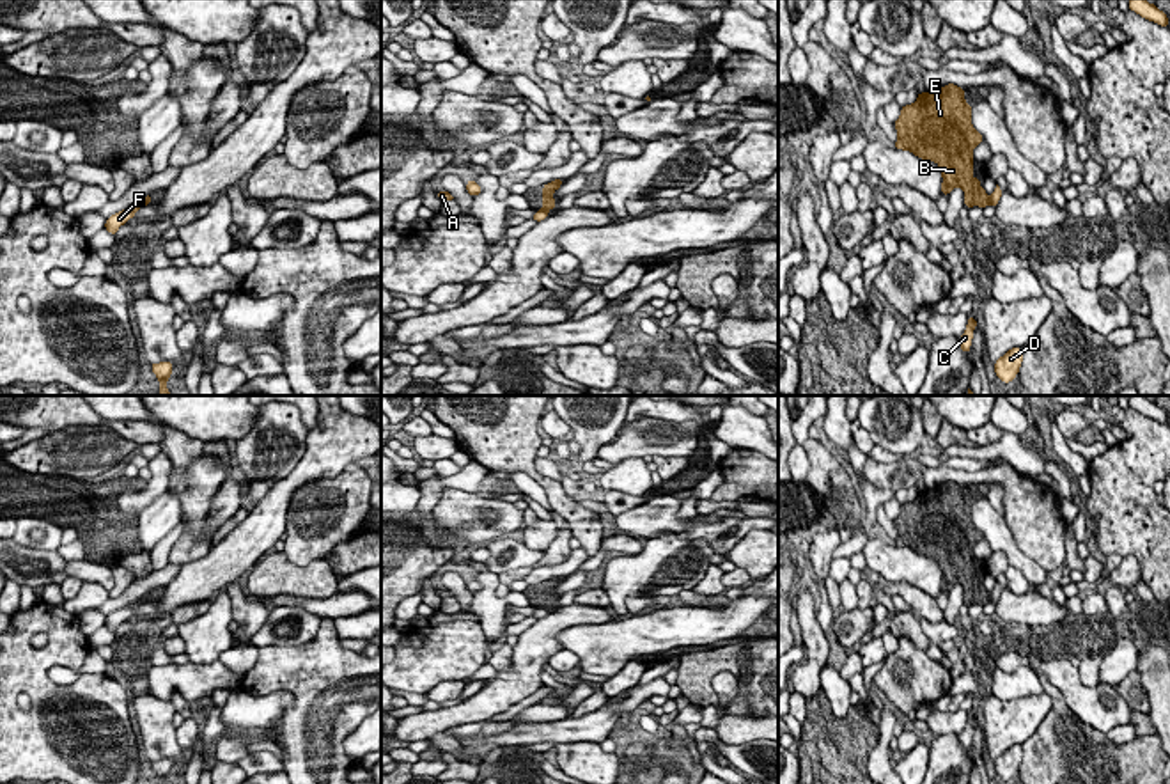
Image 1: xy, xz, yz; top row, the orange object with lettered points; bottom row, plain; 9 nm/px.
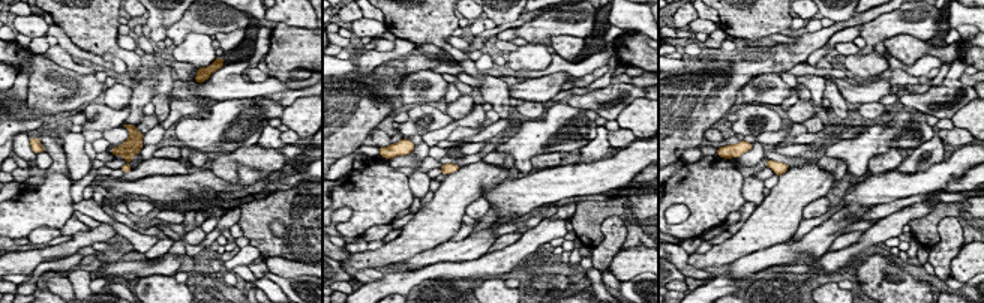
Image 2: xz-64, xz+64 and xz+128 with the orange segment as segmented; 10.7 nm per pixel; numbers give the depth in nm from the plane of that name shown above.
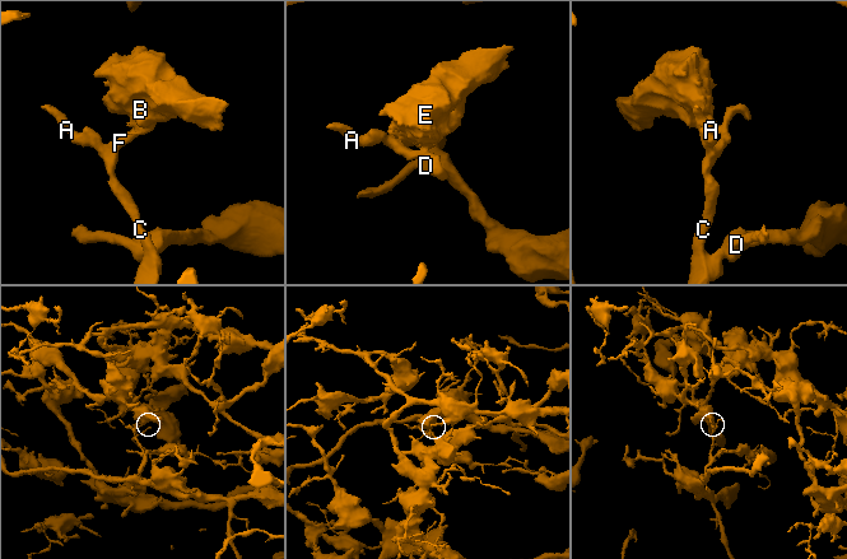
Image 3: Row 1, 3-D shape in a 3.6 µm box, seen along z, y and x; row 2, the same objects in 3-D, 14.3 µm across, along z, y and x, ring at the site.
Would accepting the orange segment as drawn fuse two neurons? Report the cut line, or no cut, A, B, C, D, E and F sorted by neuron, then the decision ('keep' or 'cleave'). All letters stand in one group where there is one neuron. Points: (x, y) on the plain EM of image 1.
cut in yz along (990, 595), (991, 600); A C D F / B E; cleave

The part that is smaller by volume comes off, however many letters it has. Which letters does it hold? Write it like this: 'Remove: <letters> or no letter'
Remove: B, E

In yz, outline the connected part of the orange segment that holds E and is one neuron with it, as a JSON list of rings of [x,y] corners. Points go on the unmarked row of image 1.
[[[948,481],[918,491],[913,502],[901,506],[893,523],[895,546],[911,548],[940,562],[943,592],[959,584],[964,589],[966,605],[984,607],[991,601],[980,578],[971,573],[973,546],[984,536],[971,521],[971,504],[964,497],[964,486]]]

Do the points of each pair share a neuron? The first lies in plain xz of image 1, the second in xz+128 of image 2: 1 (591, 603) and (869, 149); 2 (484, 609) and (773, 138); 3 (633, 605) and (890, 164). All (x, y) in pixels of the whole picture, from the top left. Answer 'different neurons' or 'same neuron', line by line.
1: different neurons
2: different neurons
3: same neuron

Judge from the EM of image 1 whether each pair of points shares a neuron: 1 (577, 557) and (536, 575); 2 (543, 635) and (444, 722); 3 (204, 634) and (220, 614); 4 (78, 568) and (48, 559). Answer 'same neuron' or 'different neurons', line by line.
1: same neuron
2: same neuron
3: same neuron
4: same neuron

